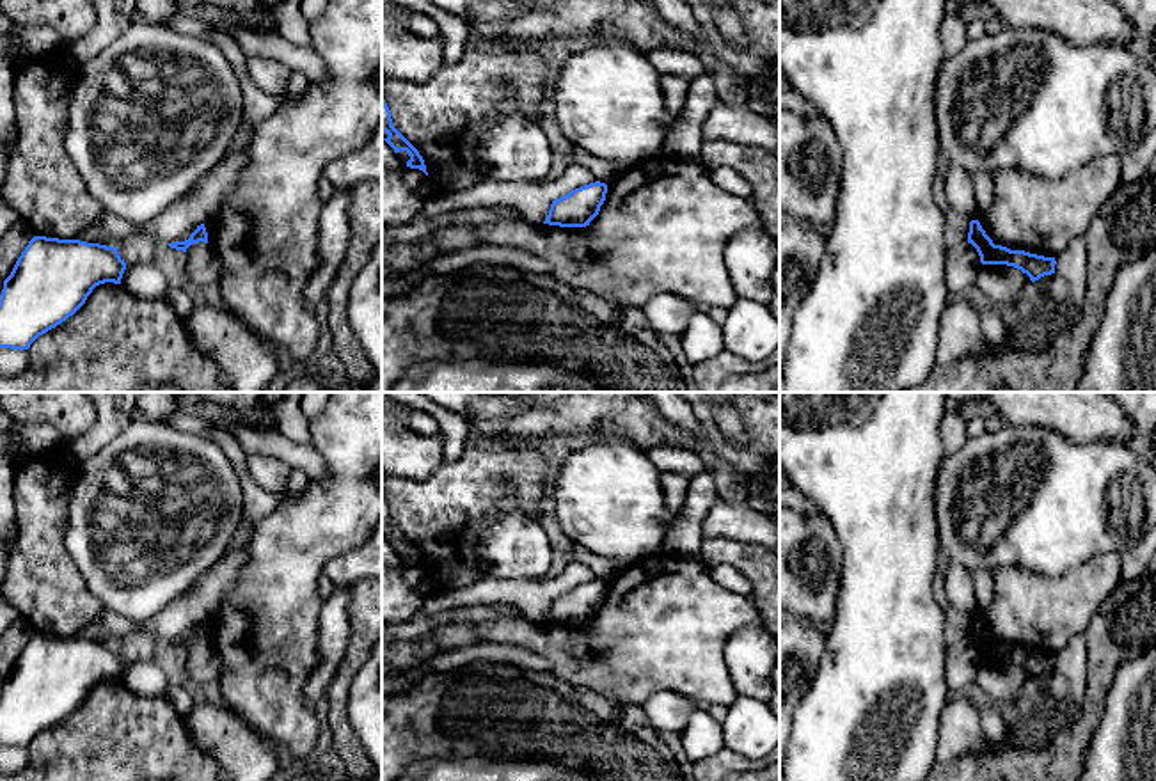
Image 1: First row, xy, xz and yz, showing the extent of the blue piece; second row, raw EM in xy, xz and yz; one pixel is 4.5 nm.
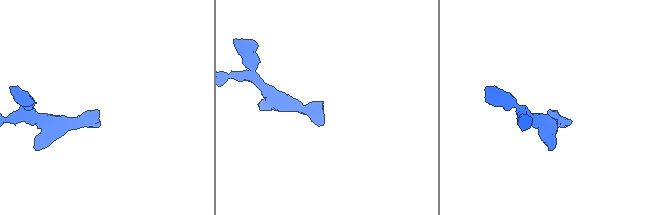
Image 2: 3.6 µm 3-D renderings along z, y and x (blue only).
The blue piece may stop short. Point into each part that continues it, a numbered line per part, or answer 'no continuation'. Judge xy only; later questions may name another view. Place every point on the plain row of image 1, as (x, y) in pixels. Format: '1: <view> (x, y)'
no continuation

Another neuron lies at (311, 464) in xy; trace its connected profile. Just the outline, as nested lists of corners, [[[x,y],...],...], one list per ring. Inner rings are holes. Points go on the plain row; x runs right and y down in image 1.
[[[233,419],[211,422],[234,437],[247,456],[261,454],[284,460],[291,469],[305,472],[309,479],[321,479],[327,474],[327,463],[311,444],[295,444],[275,428],[259,430]]]

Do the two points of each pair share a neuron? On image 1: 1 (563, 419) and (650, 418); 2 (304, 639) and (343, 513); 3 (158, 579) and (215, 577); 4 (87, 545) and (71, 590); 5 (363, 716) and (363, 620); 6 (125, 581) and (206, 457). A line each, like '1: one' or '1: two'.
1: one
2: one
3: two
4: two
5: two
6: one

